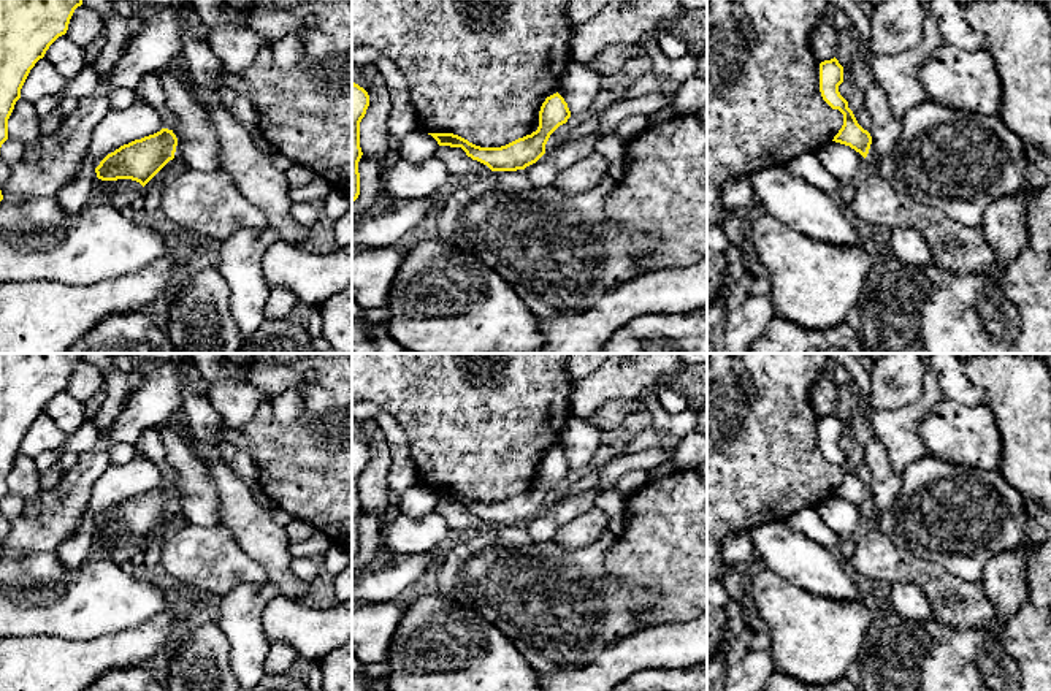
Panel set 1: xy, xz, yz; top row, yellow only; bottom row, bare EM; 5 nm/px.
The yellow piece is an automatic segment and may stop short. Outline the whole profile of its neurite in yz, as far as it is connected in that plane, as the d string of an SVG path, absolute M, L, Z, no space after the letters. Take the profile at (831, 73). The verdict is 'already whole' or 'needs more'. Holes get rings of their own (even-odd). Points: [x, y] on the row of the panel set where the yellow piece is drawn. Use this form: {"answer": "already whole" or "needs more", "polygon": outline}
{"answer": "already whole", "polygon": "M835 57L820 63L821 97L832 109L839 109L843 114L843 125L832 141L850 146L866 158L872 144L872 136L858 124L853 111L848 108L848 101L840 95L839 86L842 82L843 67Z"}

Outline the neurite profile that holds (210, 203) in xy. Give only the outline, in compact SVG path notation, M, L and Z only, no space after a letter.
M184 168L163 187L160 211L182 228L220 241L244 228L268 227L266 214L239 192L222 168Z

